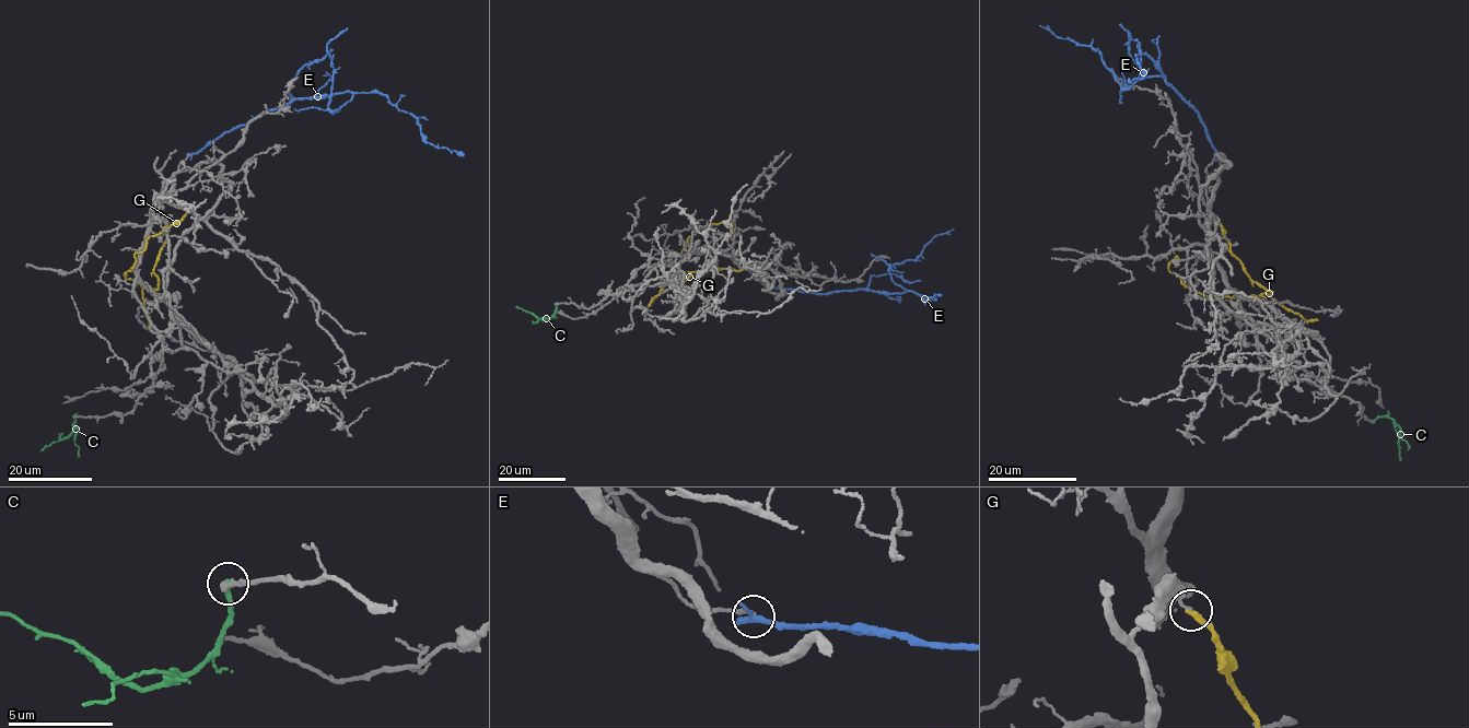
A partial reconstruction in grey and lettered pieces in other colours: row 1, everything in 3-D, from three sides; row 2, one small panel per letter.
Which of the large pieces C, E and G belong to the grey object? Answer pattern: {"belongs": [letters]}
{"belongs": []}

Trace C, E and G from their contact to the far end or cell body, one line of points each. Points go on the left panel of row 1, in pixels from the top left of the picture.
C: (74, 417), (71, 434), (41, 450)
E: (190, 154), (296, 100), (349, 91), (352, 98), (334, 113), (328, 108), (334, 68), (327, 44), (347, 27)
G: (186, 213), (166, 230), (153, 271), (158, 289), (126, 278), (149, 237), (166, 231)

